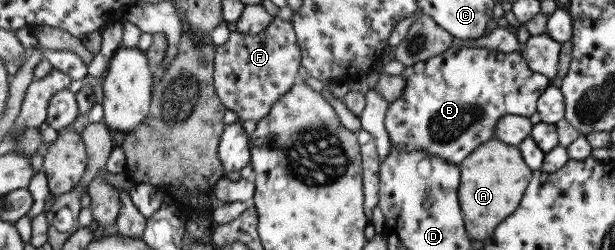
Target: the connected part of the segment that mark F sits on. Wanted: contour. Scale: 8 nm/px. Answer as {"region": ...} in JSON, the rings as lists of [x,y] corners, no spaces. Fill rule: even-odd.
{"region":[[[275,17],[274,21],[257,35],[245,35],[241,31],[232,31],[230,39],[225,45],[219,45],[213,59],[213,83],[224,101],[228,110],[239,114],[239,120],[253,119],[256,123],[268,116],[273,105],[291,90],[295,82],[299,81],[297,73],[302,65],[301,46],[294,29],[293,22],[285,21],[281,17]]]}

